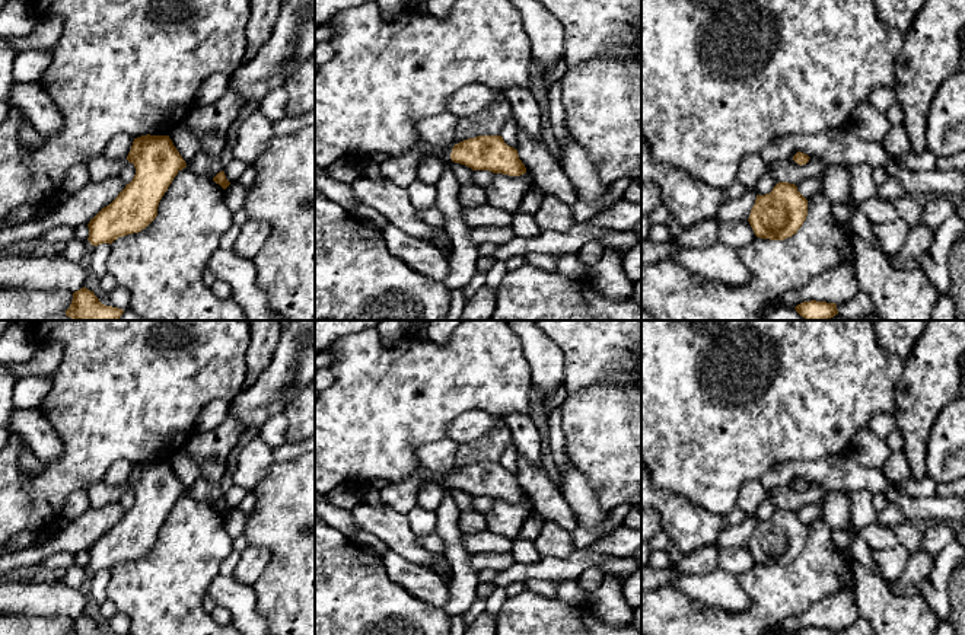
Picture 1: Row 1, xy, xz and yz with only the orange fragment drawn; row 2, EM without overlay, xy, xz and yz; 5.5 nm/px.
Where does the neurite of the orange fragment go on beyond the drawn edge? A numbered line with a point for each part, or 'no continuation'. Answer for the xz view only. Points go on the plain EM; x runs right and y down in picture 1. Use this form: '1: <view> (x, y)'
1: xz (400, 495)

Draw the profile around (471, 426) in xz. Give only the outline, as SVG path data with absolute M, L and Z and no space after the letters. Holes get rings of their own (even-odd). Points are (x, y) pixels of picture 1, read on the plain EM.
M485 411L462 414L448 428L448 438L466 444L487 435L497 424L497 418Z

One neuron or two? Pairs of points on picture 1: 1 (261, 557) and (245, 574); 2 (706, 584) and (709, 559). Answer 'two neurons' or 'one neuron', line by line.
1: one neuron
2: two neurons

